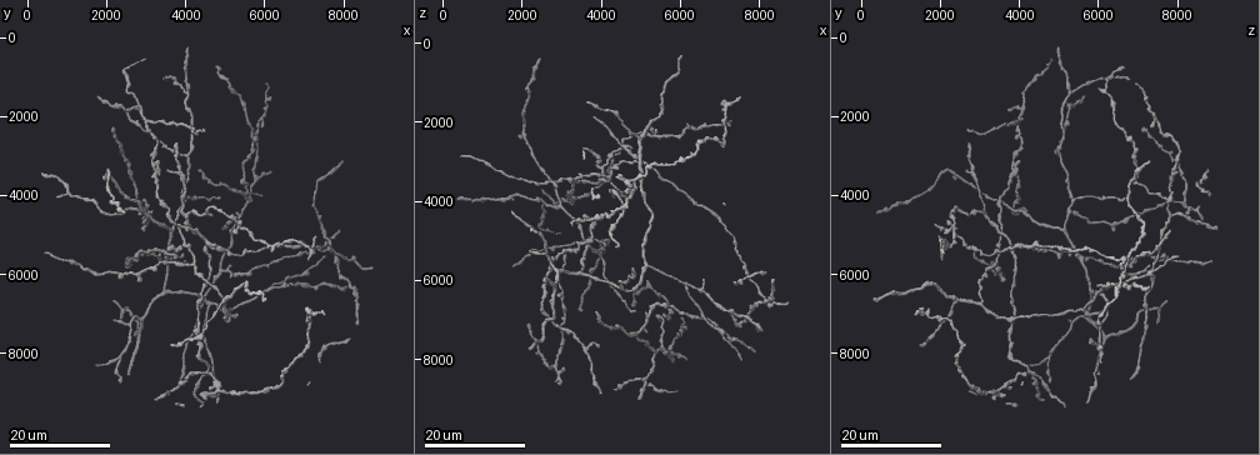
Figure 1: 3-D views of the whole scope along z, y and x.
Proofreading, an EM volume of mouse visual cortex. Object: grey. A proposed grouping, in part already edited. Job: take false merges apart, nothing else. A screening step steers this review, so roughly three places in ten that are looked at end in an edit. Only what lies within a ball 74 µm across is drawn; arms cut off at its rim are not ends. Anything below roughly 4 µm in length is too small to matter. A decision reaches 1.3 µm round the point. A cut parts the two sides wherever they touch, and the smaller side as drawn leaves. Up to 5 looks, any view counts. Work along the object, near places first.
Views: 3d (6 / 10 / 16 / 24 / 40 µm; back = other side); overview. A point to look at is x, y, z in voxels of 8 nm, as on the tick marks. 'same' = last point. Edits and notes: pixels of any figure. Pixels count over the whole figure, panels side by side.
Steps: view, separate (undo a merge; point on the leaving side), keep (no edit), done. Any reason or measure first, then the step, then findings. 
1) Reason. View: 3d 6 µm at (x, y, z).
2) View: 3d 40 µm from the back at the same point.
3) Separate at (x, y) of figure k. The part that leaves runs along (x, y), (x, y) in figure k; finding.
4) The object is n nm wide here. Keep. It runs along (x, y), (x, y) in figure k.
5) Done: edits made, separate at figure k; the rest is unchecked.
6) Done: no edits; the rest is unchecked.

View: 3d 24 µm at (4150, 5700, 3350).

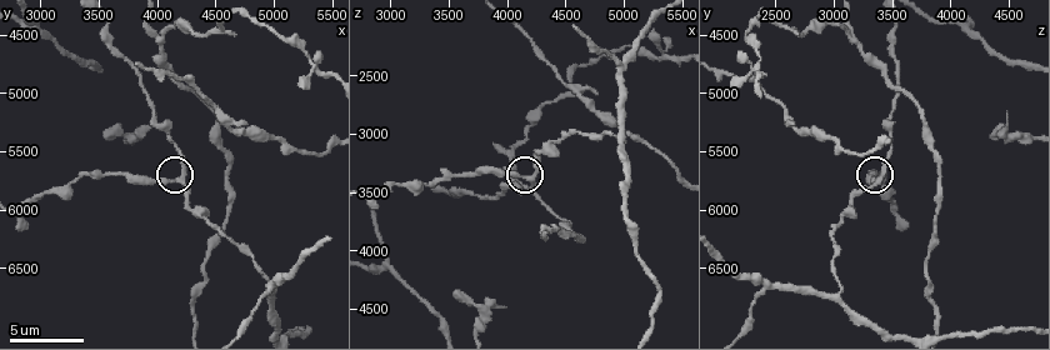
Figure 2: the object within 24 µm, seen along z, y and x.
View: 3d 6 µm at (4180, 5760, 3400).

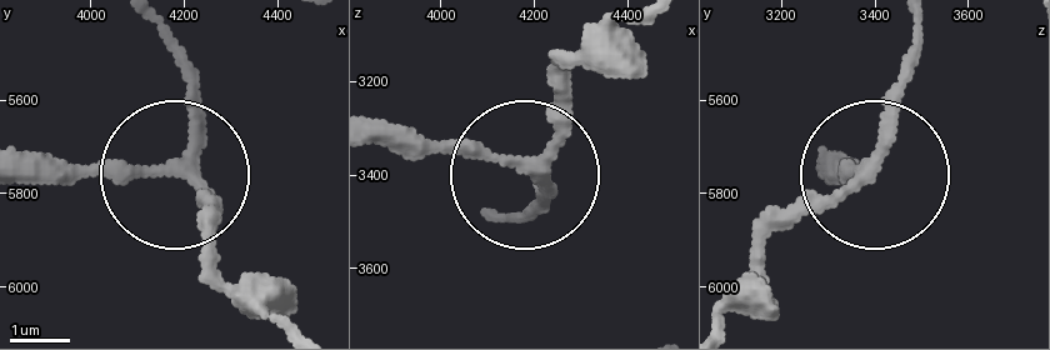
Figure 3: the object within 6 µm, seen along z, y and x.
Keep. It runs along (611, 25), (566, 64), (561, 124), (521, 164), (373, 144) in figure 3; all the same neuron.

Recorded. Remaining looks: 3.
Three-way junction. View: 3d 24 µm at (7200, 5450, 2100).

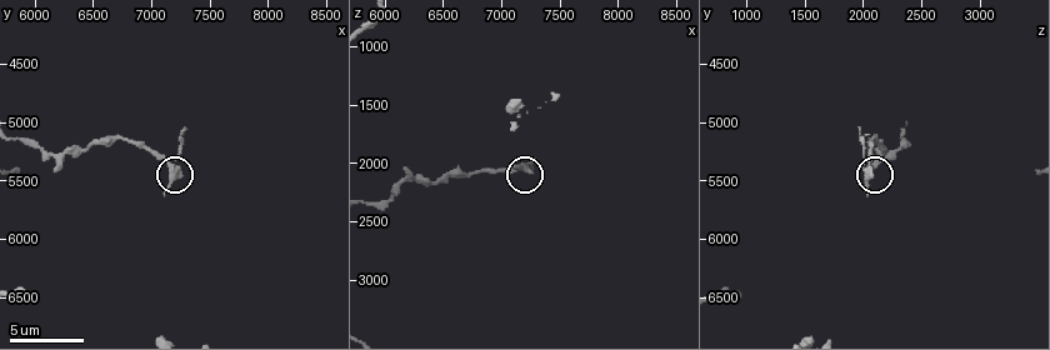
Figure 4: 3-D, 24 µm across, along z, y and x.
View: 3d 10 µm at (7200, 5400, 2060).

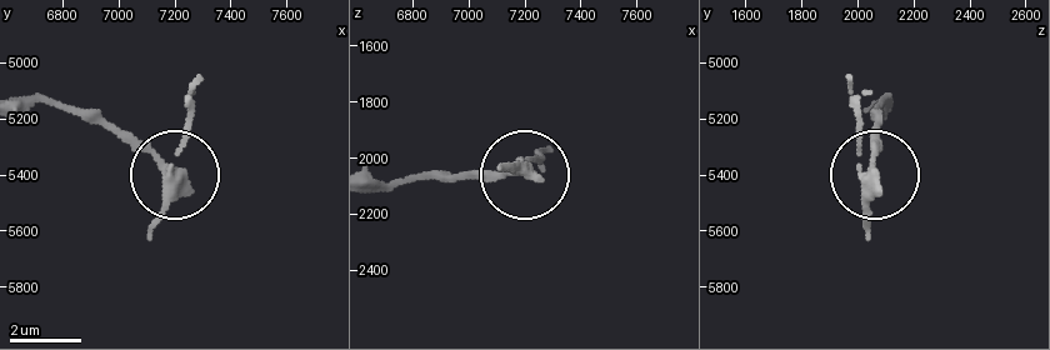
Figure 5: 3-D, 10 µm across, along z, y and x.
View: 3d 10 µm from the back at (7200, 5380, 2040).

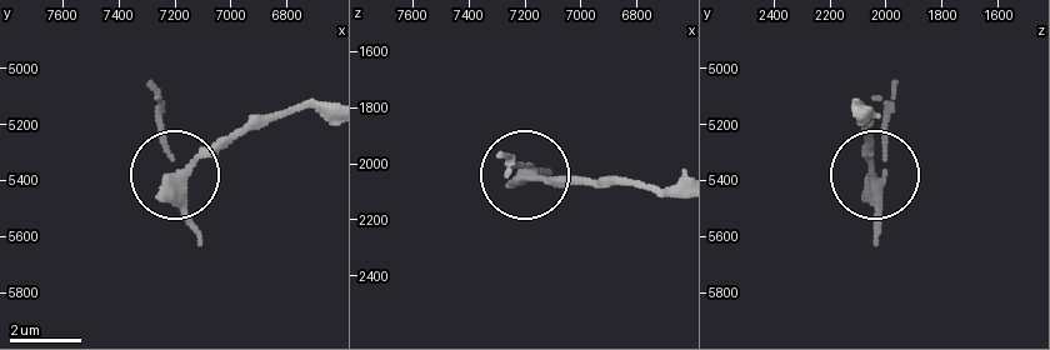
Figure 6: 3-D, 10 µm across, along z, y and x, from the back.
Keep. It runs along (673, 190), (556, 185), (503, 158) in figure 6; all the same neuron.

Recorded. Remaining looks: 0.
Done: no edits; the rest is unchecked.

